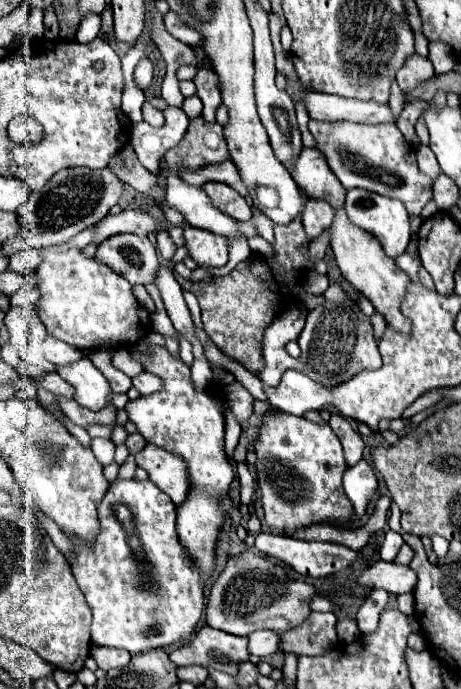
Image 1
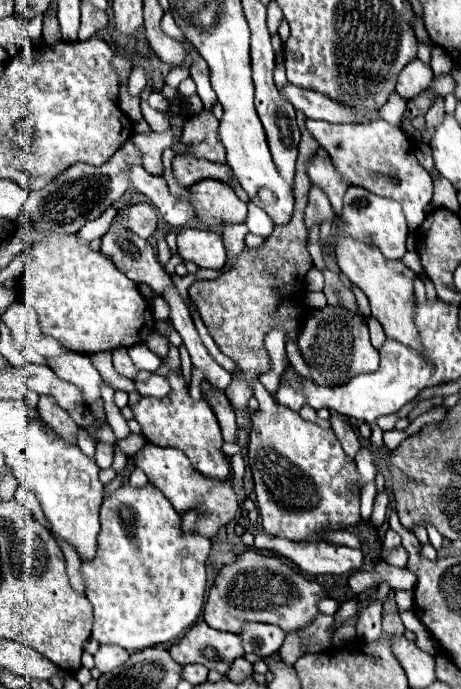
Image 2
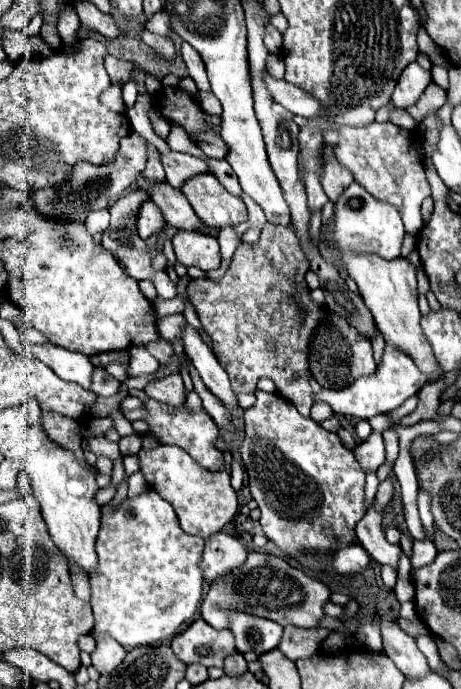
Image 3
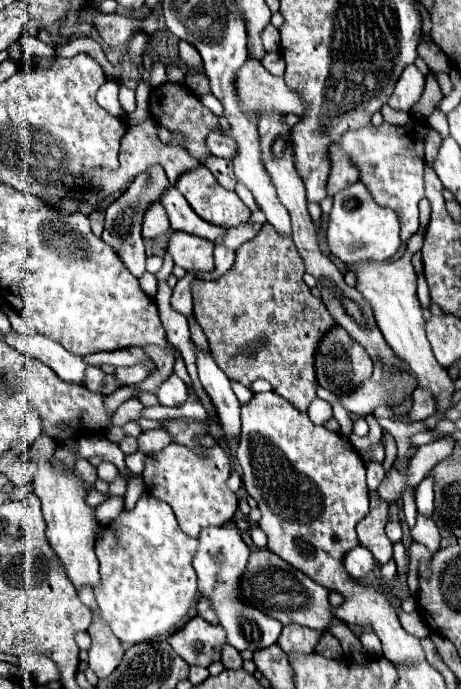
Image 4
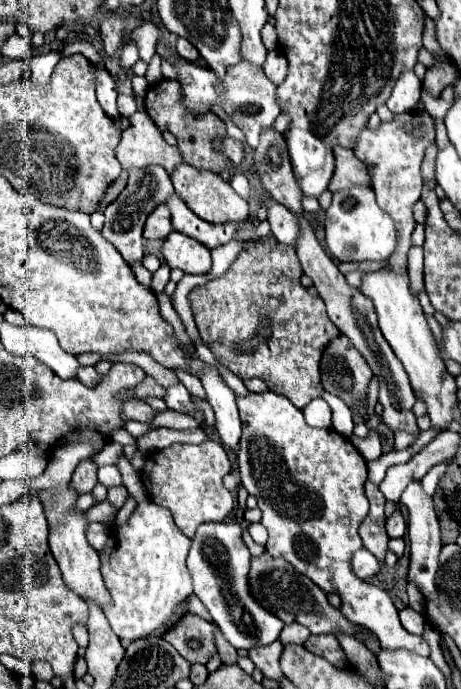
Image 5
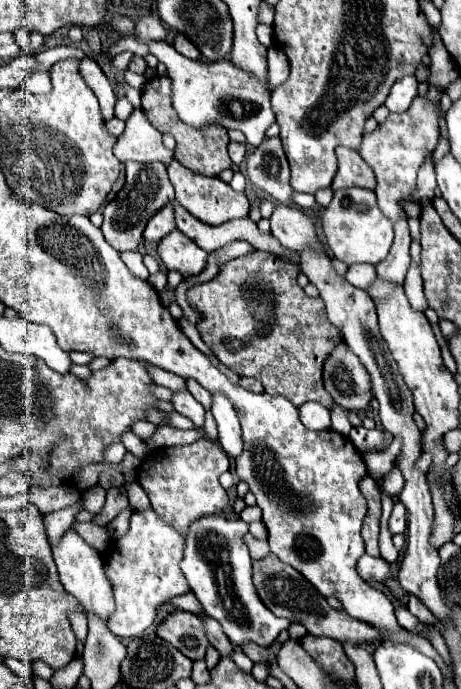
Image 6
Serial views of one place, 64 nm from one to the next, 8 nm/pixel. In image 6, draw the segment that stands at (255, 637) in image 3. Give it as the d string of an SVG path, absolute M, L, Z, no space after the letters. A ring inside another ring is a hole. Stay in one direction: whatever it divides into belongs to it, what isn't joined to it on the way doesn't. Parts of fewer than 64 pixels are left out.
M204 516L204 520L196 520L186 536L184 560L180 562L180 568L206 614L222 624L224 634L234 646L248 642L272 646L290 622L274 616L256 596L256 588L252 584L252 558L242 540L246 532L248 524L240 518L230 520L224 516Z

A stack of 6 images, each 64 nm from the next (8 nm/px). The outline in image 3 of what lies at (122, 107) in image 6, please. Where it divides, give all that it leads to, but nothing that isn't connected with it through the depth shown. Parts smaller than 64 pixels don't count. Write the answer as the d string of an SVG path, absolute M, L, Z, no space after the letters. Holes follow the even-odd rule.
M136 80L126 82L126 84L122 86L122 96L124 96L124 104L132 108L134 102L136 102L136 98L138 98L138 82L136 82Z

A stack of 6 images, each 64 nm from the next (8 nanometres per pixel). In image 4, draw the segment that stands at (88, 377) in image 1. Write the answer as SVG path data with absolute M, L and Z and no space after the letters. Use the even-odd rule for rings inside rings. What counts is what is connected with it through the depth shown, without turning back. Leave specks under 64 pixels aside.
M18 332L6 334L6 342L20 350L22 354L28 354L32 358L38 358L46 366L50 366L62 380L74 382L74 384L84 384L84 374L88 364L82 360L82 356L76 356L68 350L64 350L60 344L54 340L42 336L42 334L32 334L32 336L22 336Z

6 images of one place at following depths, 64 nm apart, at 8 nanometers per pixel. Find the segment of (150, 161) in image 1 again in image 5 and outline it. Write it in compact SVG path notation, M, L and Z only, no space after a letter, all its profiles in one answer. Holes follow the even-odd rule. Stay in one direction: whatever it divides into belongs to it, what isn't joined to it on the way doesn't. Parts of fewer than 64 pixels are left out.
M148 166L142 170L132 170L130 172L130 180L128 186L122 190L122 194L106 206L104 216L104 228L102 228L102 236L114 244L114 248L122 254L122 258L128 264L140 264L144 258L144 238L142 238L142 228L144 228L144 220L146 216L152 212L152 208L156 208L156 204L162 204L170 194L174 192L172 180L170 176L164 172L164 168L160 166Z

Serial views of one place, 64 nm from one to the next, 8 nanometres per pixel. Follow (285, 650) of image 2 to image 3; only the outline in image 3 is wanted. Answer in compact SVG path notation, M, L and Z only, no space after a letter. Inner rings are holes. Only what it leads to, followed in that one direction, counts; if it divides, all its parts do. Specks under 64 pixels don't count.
M289 625L284 628L278 650L290 660L312 656L318 652L320 642L330 633L326 628L304 629Z

